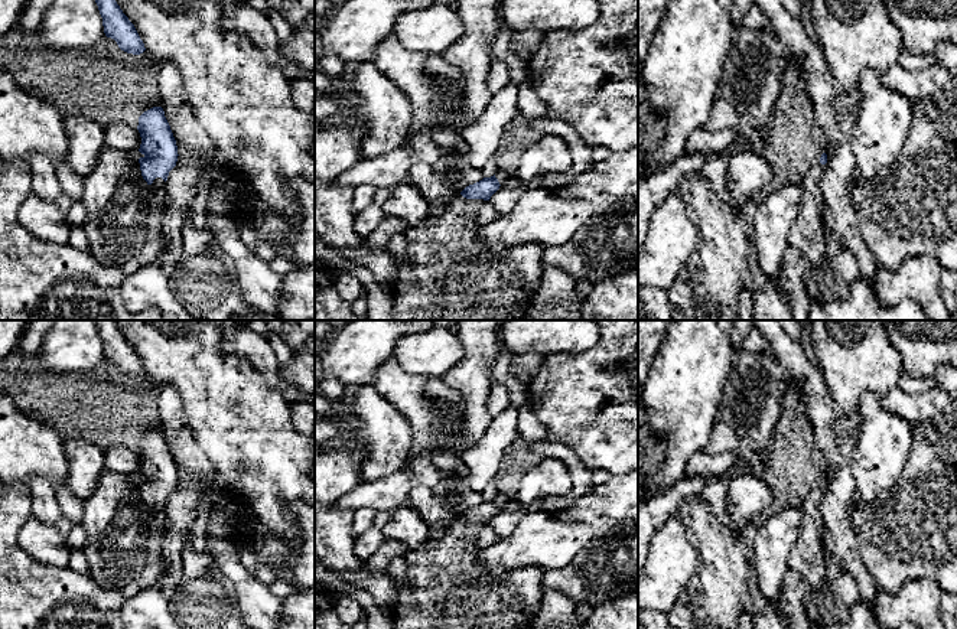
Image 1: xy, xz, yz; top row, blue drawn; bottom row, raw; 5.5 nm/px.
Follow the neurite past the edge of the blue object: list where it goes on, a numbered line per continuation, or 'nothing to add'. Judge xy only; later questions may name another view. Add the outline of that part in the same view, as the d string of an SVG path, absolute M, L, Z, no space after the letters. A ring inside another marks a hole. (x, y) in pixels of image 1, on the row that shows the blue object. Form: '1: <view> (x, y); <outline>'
1: xy (159, 185); M156 177L153 180L153 186L150 189L152 195L159 198L162 203L159 209L153 212L153 226L160 231L162 222L166 218L165 198L166 198L166 182L162 177Z

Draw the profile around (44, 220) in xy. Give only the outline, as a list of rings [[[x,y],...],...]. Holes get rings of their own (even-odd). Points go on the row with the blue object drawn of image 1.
[[[35,195],[26,198],[19,209],[19,221],[35,237],[53,244],[68,244],[71,226],[56,203]]]

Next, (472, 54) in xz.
[[[459,0],[458,13],[465,30],[453,48],[440,56],[460,69],[460,115],[466,124],[475,123],[488,108],[494,92],[489,89],[492,43],[502,26],[502,0]]]

